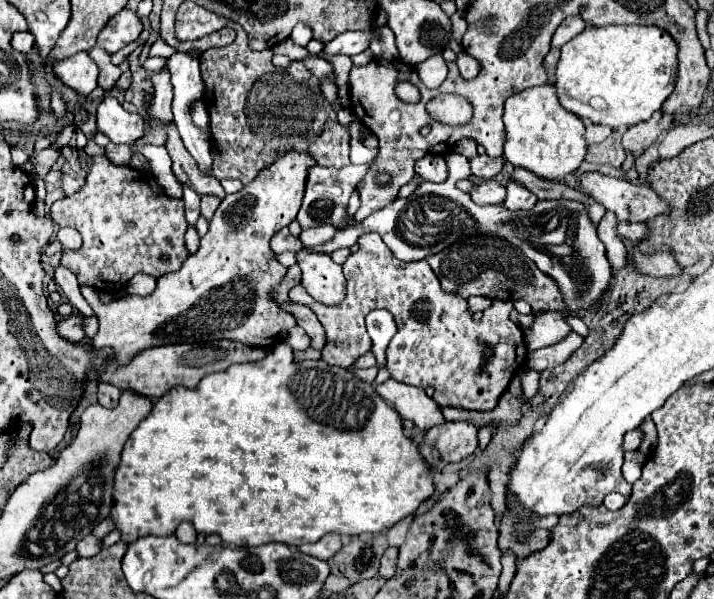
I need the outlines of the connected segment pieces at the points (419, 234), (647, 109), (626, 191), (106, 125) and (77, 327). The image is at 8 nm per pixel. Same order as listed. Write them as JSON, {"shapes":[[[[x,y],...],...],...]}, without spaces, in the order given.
{"shapes":[[[[451,154],[449,176],[445,182],[423,180],[413,192],[411,200],[397,198],[381,212],[367,216],[359,226],[339,230],[329,244],[313,250],[331,254],[337,248],[351,248],[363,232],[379,232],[383,242],[399,260],[415,262],[449,248],[449,244],[455,244],[469,234],[491,234],[521,248],[521,252],[525,252],[525,256],[531,258],[539,270],[555,278],[571,310],[587,308],[601,298],[609,286],[611,264],[605,256],[605,246],[599,240],[597,230],[581,202],[545,200],[537,202],[535,208],[525,212],[509,212],[505,206],[477,206],[469,194],[457,188],[457,180],[469,176],[473,176],[469,158],[463,154]]],[[[657,26],[585,28],[561,48],[555,86],[565,110],[611,128],[649,120],[667,100],[677,78],[677,42]]],[[[585,172],[579,178],[583,192],[607,210],[617,214],[617,220],[645,222],[667,210],[667,204],[643,184],[633,184],[623,178],[613,178],[601,172]]],[[[107,96],[99,104],[99,108],[97,108],[97,130],[101,134],[105,134],[113,144],[133,144],[135,140],[139,140],[145,134],[145,130],[143,130],[143,116],[123,110],[123,106],[119,104],[119,100],[115,96]]],[[[69,316],[69,318],[63,318],[57,322],[57,332],[69,340],[69,342],[79,342],[85,334],[81,330],[81,322],[83,322],[83,316]]]]}

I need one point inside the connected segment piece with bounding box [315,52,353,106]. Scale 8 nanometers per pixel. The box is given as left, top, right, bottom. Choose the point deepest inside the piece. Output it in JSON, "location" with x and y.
{"location":[341,63]}

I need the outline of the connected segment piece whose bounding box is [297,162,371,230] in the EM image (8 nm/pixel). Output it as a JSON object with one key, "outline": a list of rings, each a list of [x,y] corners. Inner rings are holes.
{"outline":[[[359,164],[359,166],[345,166],[345,168],[325,168],[325,166],[313,166],[309,170],[307,176],[307,190],[305,190],[305,198],[303,198],[303,206],[297,214],[297,222],[301,224],[303,230],[309,228],[317,228],[323,226],[325,222],[335,224],[337,228],[345,228],[345,216],[347,216],[347,202],[351,192],[357,186],[357,180],[361,180],[365,176],[365,172],[369,170],[369,164]]]}

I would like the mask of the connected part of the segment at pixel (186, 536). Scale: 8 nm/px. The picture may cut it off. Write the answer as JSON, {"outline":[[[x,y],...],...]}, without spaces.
{"outline":[[[183,522],[177,532],[175,532],[177,540],[181,540],[183,544],[193,544],[195,542],[195,528],[189,522]]]}

